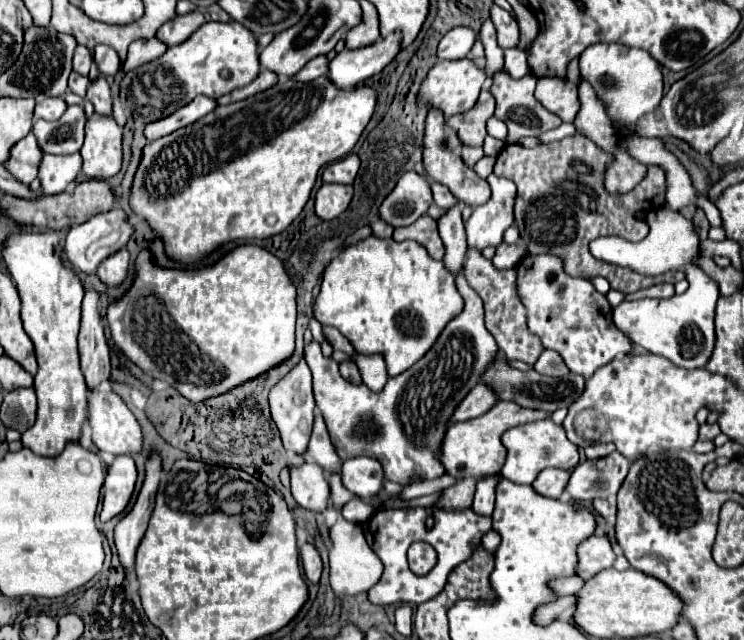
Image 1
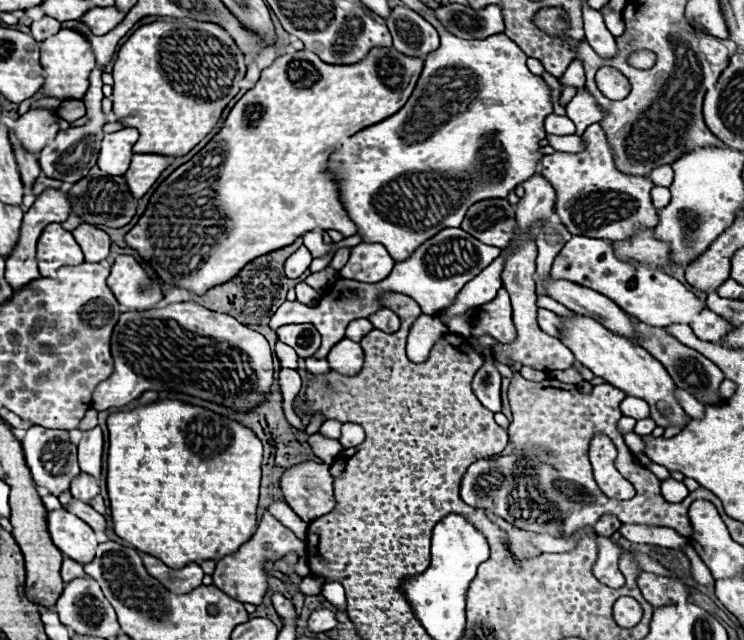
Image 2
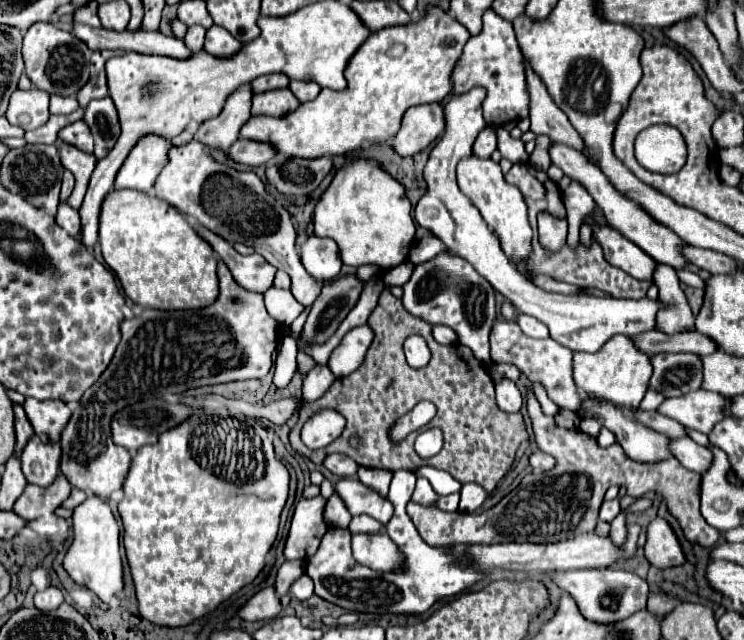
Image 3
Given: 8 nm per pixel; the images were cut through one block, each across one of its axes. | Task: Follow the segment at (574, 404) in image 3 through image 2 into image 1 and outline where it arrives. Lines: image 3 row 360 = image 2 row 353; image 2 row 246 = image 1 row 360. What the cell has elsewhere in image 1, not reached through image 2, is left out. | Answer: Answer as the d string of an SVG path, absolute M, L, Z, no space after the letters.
M468 250L466 264L464 264L464 276L484 302L484 310L486 310L484 322L486 322L488 332L494 336L500 352L508 360L522 360L532 366L544 348L540 346L538 338L534 334L530 334L530 330L526 326L526 310L516 294L516 272L498 270L498 268L494 268L494 264L490 260L486 260L482 256L480 250Z

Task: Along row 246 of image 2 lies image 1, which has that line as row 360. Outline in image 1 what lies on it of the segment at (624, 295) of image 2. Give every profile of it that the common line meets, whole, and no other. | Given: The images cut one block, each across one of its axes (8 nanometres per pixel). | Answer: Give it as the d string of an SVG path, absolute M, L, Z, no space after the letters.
M526 252L514 270L518 274L518 296L526 308L530 332L540 338L544 348L558 352L572 374L590 378L594 370L612 362L618 354L630 354L634 350L628 334L612 322L612 306L606 296L596 292L590 280L566 274L562 258Z

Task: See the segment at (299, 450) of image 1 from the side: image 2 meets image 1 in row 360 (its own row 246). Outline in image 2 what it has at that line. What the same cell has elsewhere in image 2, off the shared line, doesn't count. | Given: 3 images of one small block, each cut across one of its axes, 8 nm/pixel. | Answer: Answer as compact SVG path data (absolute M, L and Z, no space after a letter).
M300 246L300 248L298 248L292 256L288 256L288 260L284 262L284 272L286 272L288 278L298 278L298 276L302 276L302 274L308 270L310 262L312 262L312 256L310 256L308 248Z

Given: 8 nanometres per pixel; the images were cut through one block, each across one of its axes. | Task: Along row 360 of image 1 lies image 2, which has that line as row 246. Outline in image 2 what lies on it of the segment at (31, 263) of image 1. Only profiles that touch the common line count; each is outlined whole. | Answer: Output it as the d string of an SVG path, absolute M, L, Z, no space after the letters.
M48 224L38 240L38 266L44 278L54 276L60 266L76 266L84 262L84 254L72 234L60 224Z

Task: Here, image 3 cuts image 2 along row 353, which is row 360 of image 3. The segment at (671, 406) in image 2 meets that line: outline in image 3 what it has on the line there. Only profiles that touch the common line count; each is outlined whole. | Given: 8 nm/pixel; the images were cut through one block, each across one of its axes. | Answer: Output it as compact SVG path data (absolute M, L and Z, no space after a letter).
M628 336L610 338L596 354L580 352L580 354L574 354L574 360L572 360L572 378L576 382L576 388L584 396L610 402L620 410L636 408L640 404L640 400L646 394L650 374L652 374L650 358L638 352L632 346L632 340Z

